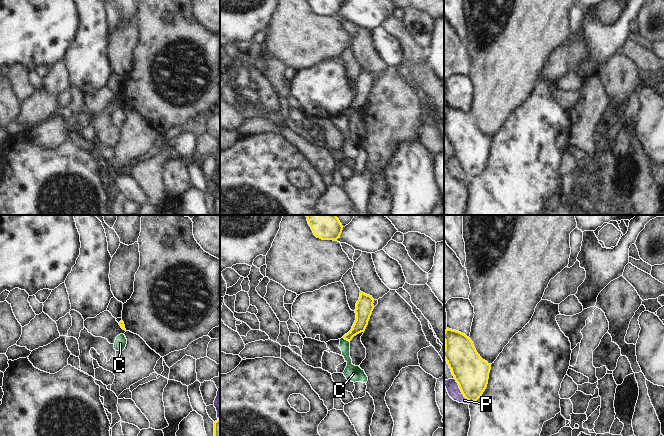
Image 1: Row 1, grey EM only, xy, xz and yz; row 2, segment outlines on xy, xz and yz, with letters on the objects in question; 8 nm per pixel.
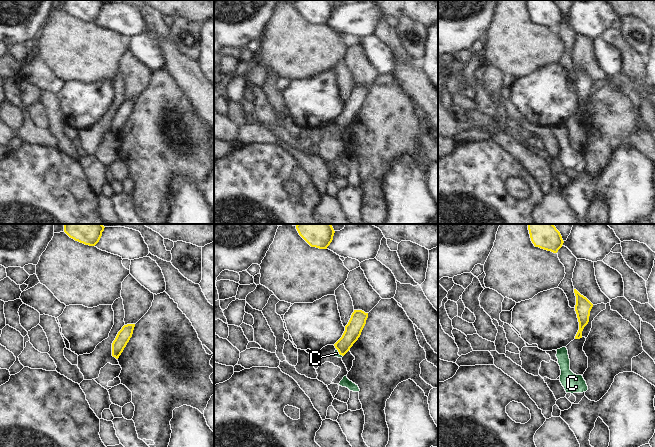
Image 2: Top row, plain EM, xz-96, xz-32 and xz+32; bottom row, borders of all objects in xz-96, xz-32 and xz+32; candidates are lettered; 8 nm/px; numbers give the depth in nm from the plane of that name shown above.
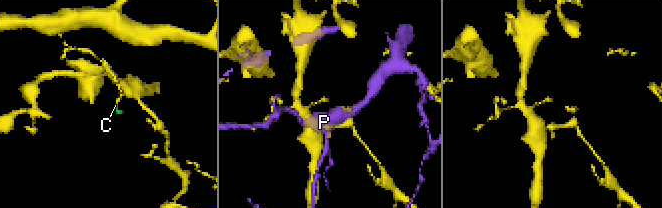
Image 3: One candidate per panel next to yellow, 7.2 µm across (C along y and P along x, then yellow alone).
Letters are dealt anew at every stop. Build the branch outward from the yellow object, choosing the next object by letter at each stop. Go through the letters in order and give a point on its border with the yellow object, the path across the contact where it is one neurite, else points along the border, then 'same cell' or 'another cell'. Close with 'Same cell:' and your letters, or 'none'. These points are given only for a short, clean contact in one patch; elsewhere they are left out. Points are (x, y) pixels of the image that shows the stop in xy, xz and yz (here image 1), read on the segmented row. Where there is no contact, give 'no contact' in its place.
C: meets yellow in xz at (346, 339); border along xz (342, 337), (349, 342); another cell
P: meets yellow in yz at (460, 389); another cell
Same cell: none

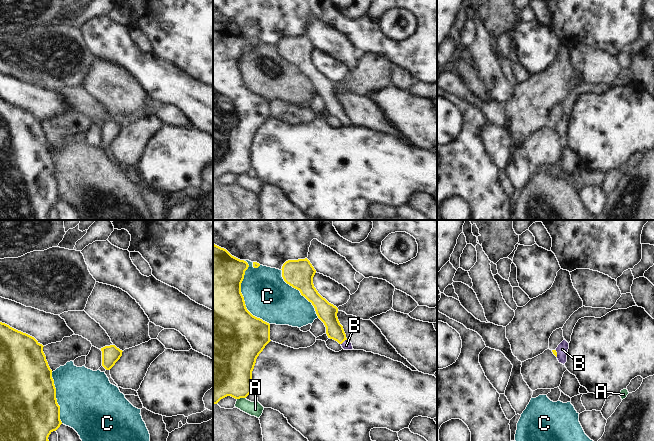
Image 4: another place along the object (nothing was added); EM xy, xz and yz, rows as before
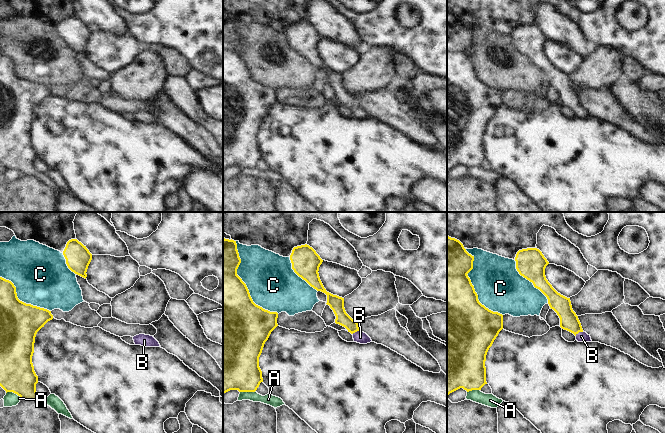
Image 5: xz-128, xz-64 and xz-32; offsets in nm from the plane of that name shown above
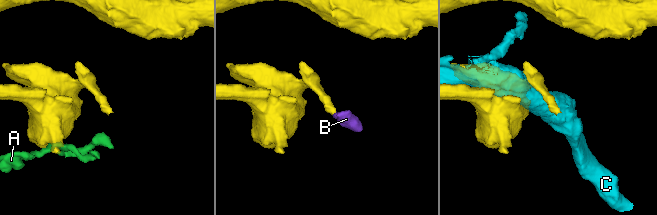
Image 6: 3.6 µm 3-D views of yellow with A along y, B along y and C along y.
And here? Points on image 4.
A: meets yellow in xz at (241, 397); another cell
B: meets yellow in xz at (343, 341); runs through xz (328, 314), (334, 330), (343, 341), (346, 345); same cell
C: meets yellow in xz at (242, 295); another cell
Same cell: B

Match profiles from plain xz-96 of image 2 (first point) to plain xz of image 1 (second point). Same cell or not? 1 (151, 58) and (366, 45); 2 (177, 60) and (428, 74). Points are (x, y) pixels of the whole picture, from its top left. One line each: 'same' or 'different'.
1: different
2: same

